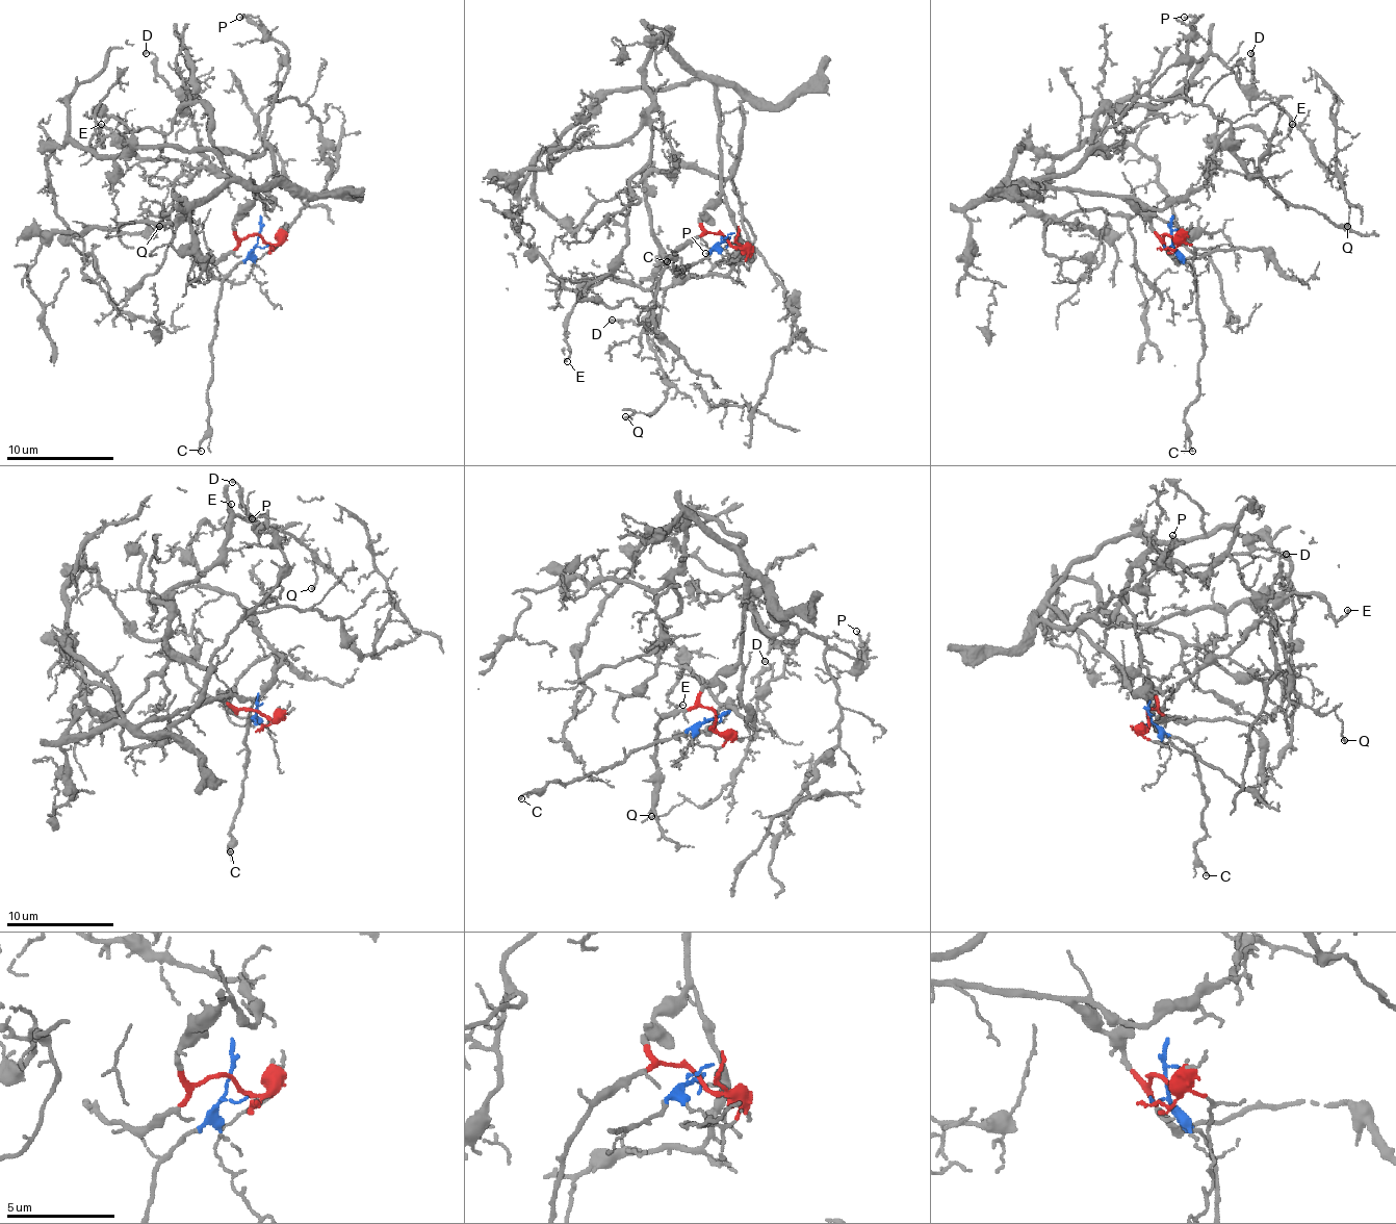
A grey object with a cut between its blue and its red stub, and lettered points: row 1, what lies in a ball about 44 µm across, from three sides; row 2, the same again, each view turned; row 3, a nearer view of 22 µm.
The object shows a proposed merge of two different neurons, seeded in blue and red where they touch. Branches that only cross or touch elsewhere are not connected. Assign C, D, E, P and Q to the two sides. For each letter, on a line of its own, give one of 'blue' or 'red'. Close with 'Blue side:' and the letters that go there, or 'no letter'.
C: blue
D: red
E: red
P: red
Q: red
Blue side: C

